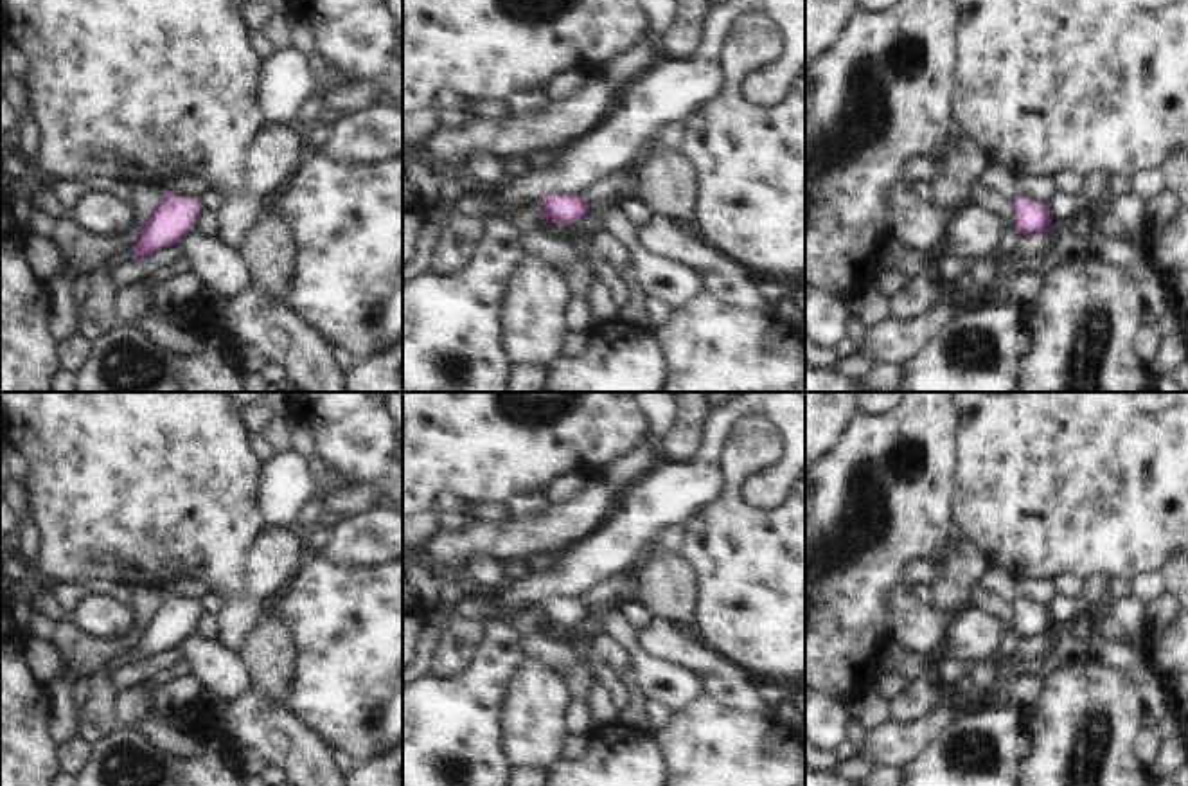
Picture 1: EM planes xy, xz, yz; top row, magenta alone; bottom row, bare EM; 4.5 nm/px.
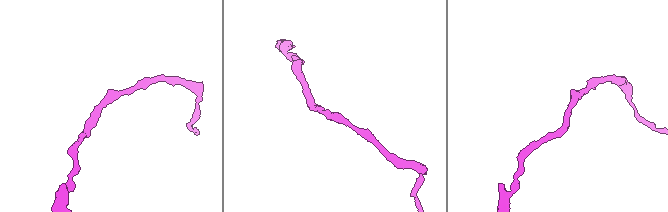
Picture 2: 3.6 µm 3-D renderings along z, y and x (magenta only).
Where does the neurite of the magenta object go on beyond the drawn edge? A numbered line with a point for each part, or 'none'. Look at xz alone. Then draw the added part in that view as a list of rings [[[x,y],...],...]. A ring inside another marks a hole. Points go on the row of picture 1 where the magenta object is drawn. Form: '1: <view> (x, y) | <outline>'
none

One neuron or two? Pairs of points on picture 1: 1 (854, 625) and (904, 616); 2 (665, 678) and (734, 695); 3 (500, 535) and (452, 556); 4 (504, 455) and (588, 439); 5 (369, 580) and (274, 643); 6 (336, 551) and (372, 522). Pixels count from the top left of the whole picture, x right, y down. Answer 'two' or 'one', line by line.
1: two
2: two
3: one
4: one
5: two
6: one

